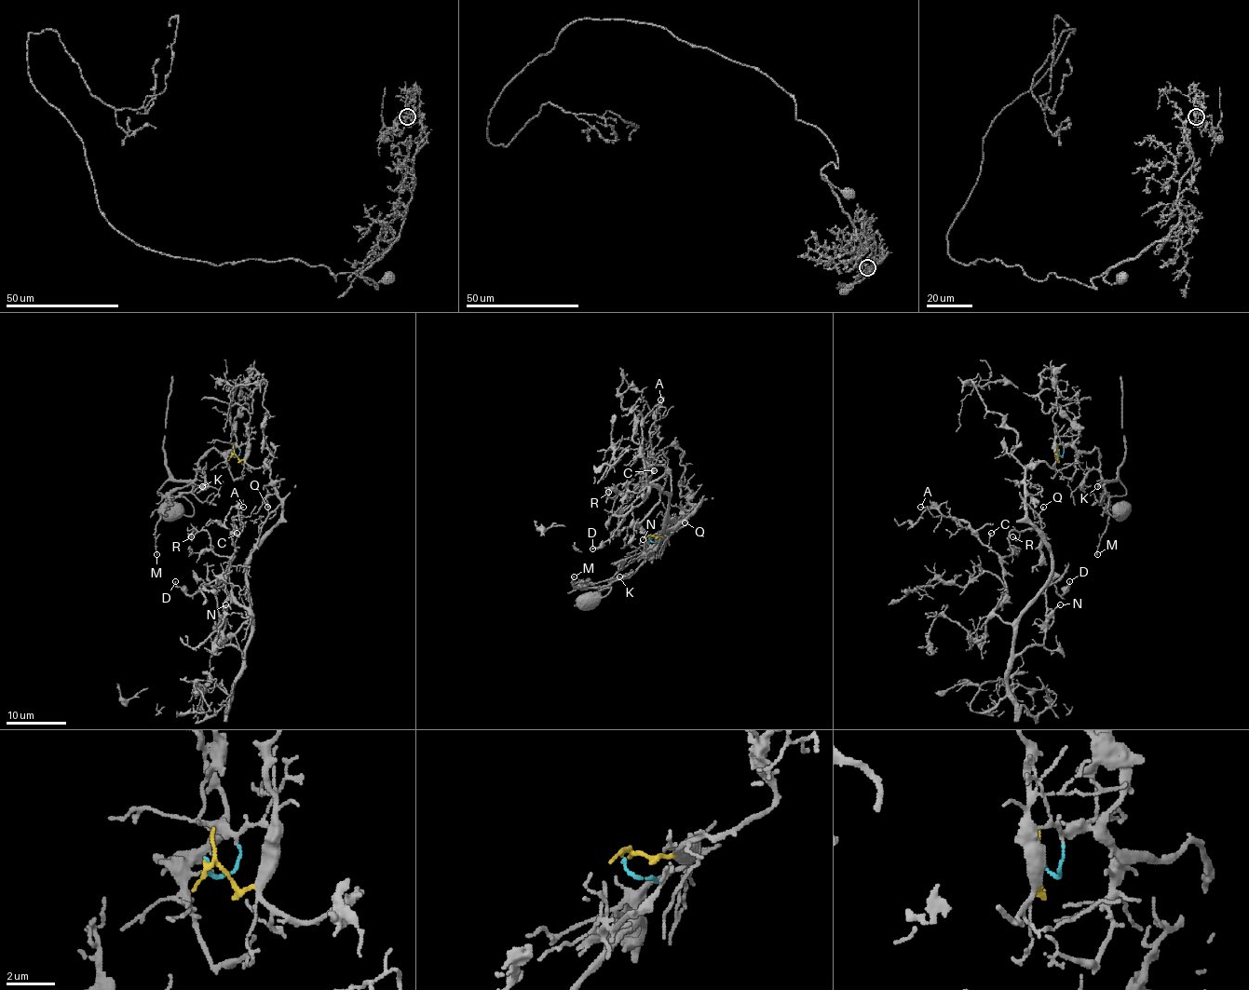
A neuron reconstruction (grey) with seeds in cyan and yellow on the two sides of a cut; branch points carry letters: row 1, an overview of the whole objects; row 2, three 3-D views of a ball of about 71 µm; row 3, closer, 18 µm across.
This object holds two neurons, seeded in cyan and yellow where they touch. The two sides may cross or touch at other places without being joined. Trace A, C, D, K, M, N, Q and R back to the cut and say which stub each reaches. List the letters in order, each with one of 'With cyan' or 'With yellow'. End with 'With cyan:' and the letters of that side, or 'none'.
A: With yellow
C: With yellow
D: With yellow
K: With cyan
M: With cyan
N: With yellow
Q: With yellow
R: With yellow
With cyan: K, M

